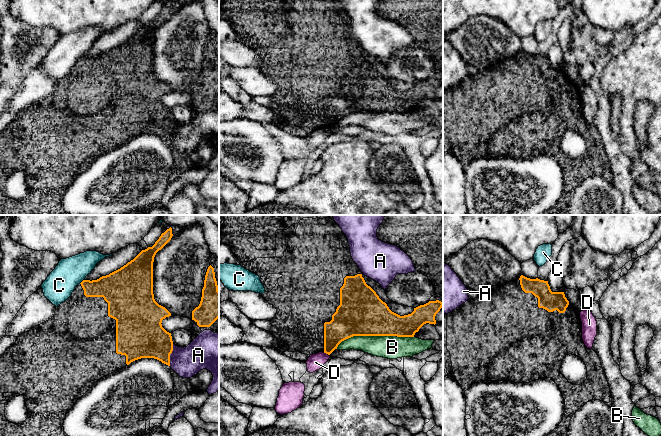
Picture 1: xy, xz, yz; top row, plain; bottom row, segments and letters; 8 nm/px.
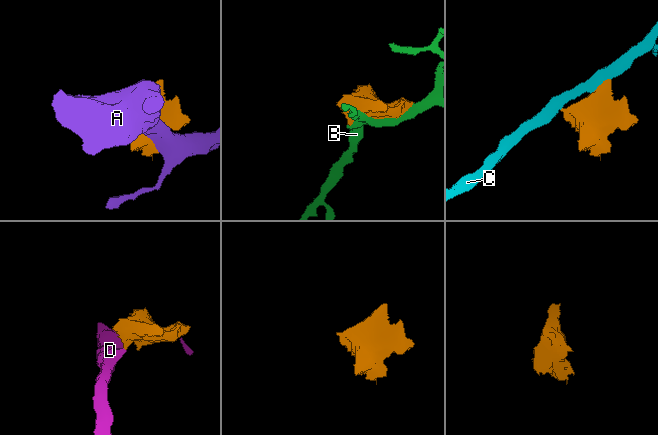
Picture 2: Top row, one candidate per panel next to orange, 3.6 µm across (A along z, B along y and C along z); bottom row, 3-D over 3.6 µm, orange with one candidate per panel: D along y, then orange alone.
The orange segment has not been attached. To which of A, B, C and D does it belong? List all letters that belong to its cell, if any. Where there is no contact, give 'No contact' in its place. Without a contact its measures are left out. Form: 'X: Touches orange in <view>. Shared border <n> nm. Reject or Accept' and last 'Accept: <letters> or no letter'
A: Touches orange in xy. Shared border 190 nm. Reject
B: Touches orange in xz. Shared border 650 nm. Reject
C: Touches orange in xy. Shared border 60 nm. Reject
D: Touches orange in xz. Shared border 50 nm. Reject
Accept: no letter

